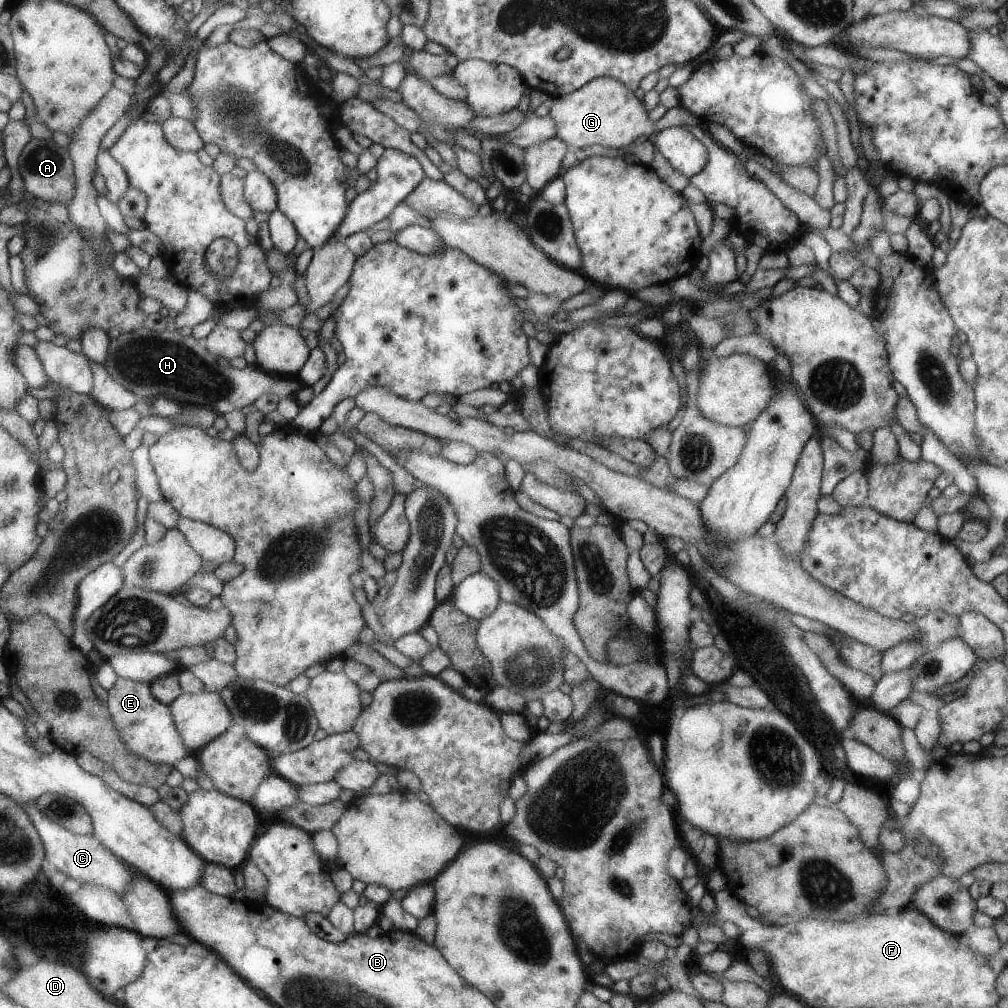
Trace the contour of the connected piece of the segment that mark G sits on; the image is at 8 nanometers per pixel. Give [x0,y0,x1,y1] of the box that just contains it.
[549,77,658,151]

